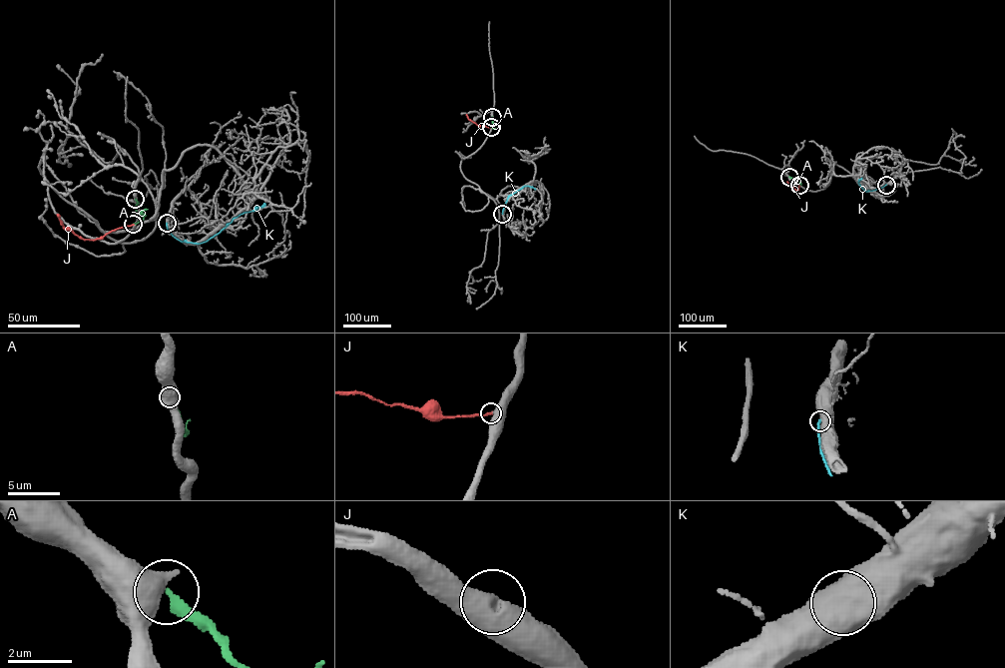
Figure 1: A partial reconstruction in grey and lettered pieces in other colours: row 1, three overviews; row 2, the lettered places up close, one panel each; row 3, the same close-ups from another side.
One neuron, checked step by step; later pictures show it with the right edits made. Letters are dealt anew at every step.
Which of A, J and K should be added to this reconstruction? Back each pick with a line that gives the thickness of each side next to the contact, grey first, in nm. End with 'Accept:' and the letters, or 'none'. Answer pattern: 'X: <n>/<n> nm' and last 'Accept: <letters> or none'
J: 600/170 nm
Accept: J

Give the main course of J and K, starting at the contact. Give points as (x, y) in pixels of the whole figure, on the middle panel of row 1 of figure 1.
J: (491, 127), (477, 125), (466, 114)
K: (502, 214), (511, 195), (524, 186), (535, 189)

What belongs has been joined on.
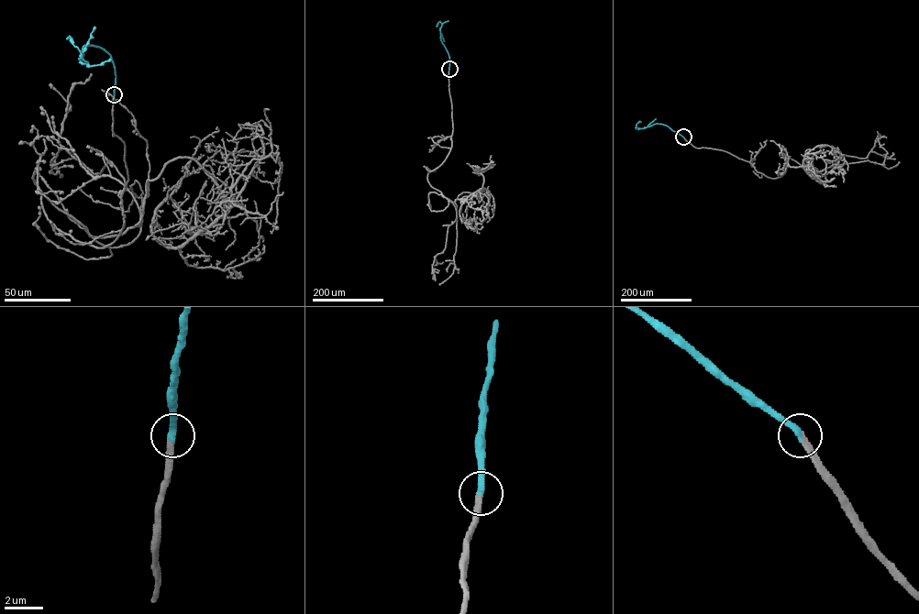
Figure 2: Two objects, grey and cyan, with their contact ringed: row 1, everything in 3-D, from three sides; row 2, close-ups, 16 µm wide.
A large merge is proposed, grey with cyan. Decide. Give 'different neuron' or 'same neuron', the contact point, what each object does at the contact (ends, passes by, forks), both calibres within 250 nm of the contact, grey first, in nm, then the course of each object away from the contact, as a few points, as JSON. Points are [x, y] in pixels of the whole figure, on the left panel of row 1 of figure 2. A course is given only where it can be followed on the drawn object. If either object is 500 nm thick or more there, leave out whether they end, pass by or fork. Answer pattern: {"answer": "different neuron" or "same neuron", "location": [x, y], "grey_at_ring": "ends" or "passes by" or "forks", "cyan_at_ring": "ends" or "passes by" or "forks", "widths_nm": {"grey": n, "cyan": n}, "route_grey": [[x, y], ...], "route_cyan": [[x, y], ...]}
{"answer": "same neuron", "location": [114, 94], "grey_at_ring": "ends", "cyan_at_ring": "ends", "widths_nm": {"grey": 320, "cyan": 360}, "route_grey": [[114, 95], [124, 227], [74, 239], [36, 169], [111, 236], [193, 158], [231, 202], [177, 246], [210, 152]], "route_cyan": [[114, 95], [115, 68], [110, 55], [100, 47], [84, 46], [83, 63], [88, 63], [69, 36], [66, 38]]}

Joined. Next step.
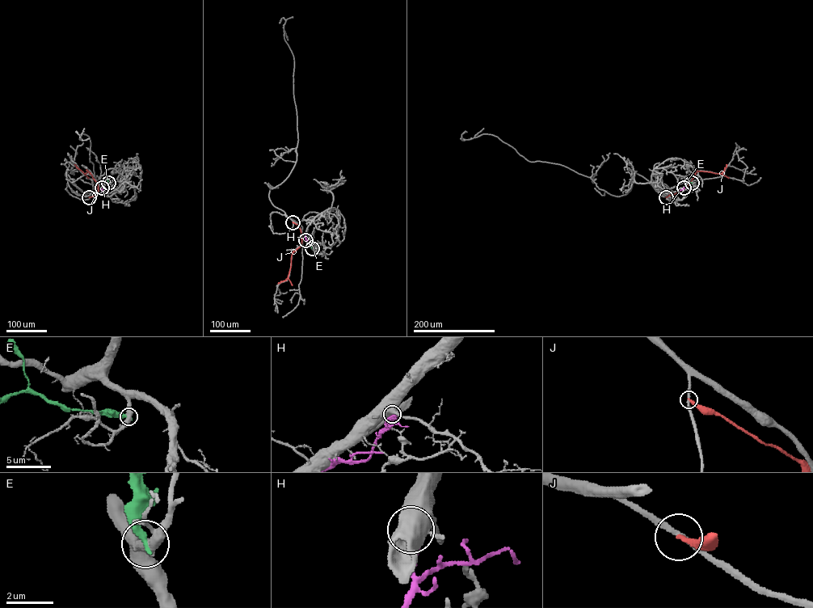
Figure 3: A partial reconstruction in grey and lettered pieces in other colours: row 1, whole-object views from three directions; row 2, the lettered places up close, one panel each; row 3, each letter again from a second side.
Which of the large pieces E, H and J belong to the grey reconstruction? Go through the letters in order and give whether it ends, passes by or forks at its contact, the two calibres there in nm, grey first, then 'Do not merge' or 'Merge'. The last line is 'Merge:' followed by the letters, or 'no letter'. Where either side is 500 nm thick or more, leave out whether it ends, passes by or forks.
E: It ends there. Thickness 440 nm (grey) against 320 nm. Do not merge
H: Thickness 600 nm (grey) against 600 nm. Do not merge
J: It ends there. Thickness 200 nm (grey) against 200 nm. Do not merge
Merge: no letter

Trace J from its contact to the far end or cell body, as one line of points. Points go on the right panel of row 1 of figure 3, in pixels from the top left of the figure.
J: (666, 197), (686, 187), (697, 171), (721, 173), (726, 164)

